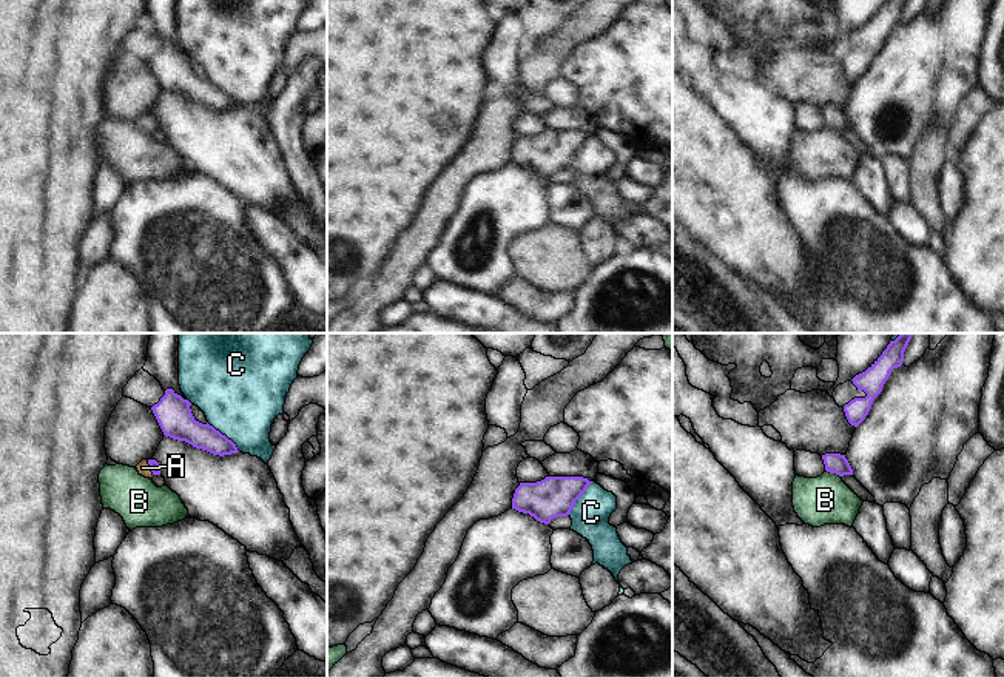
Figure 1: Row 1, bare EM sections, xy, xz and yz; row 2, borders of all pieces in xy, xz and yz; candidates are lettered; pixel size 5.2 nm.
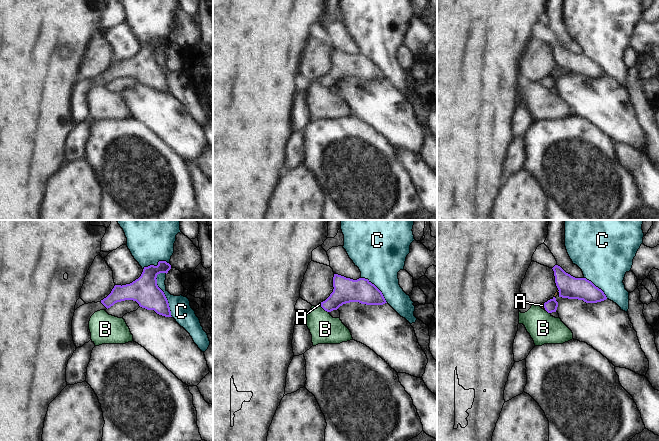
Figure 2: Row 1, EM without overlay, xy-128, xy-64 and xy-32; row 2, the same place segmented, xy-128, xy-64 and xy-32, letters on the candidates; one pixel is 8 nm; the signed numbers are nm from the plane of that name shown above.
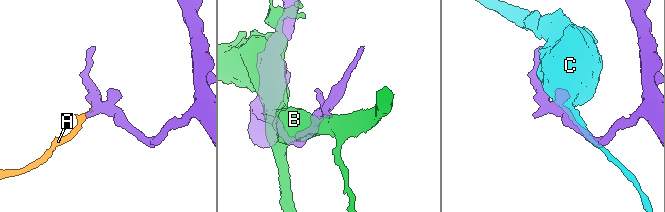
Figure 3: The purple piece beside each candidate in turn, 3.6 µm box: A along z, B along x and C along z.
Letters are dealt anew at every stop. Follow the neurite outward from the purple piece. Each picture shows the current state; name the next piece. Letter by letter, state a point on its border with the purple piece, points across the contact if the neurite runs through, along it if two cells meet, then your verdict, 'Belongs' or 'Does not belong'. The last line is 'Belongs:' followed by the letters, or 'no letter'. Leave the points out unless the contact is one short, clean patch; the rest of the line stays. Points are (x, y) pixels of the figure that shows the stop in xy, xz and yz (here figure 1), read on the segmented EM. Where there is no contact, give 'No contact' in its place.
A: Touches purple at xy (150, 468). Path across: xy (154, 466), (150, 468), (142, 468). Belongs
B: Touches purple at yz (833, 472). Does not belong
C: Touches purple at xy (224, 435). Does not belong
Belongs: A

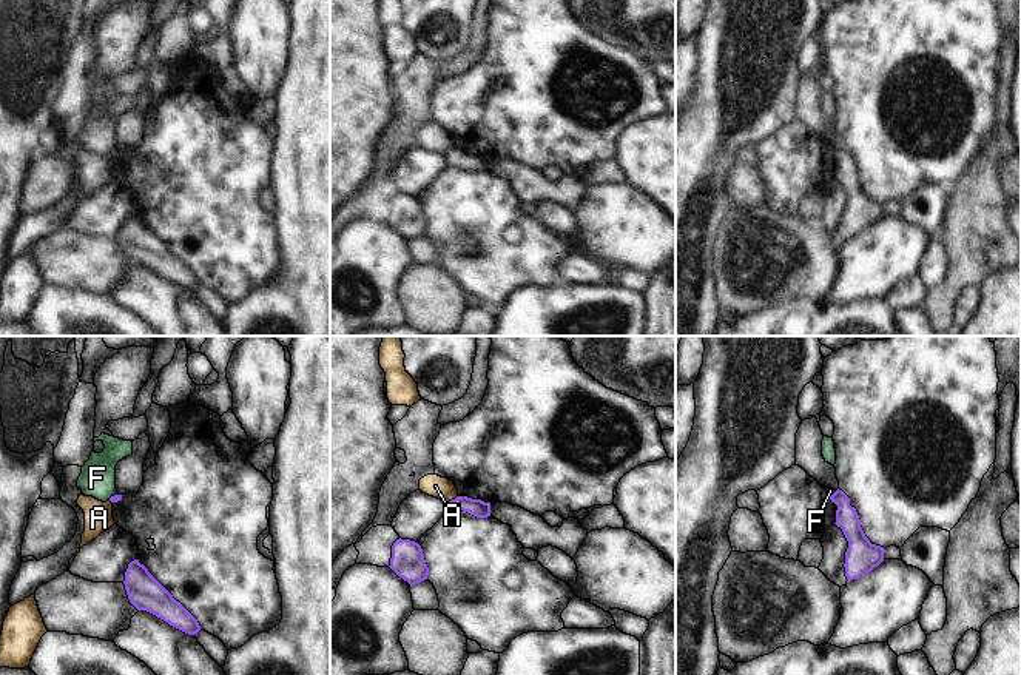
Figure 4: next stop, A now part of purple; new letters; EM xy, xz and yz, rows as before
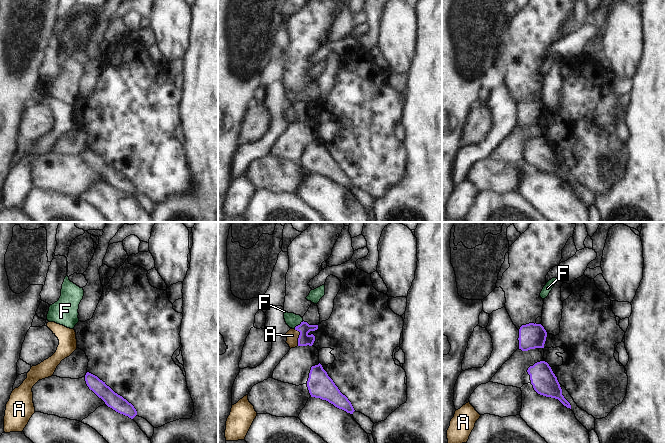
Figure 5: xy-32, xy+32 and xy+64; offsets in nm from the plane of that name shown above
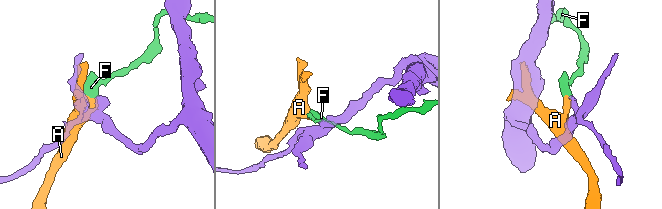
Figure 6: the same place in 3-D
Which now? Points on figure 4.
A: Touches purple at xz (452, 500). Boundary: xz (457, 495), (448, 501). Does not belong
F: Touches purple at xy (114, 495). Boundary: xy (117, 493), (108, 500). Does not belong
Belongs: no letter

